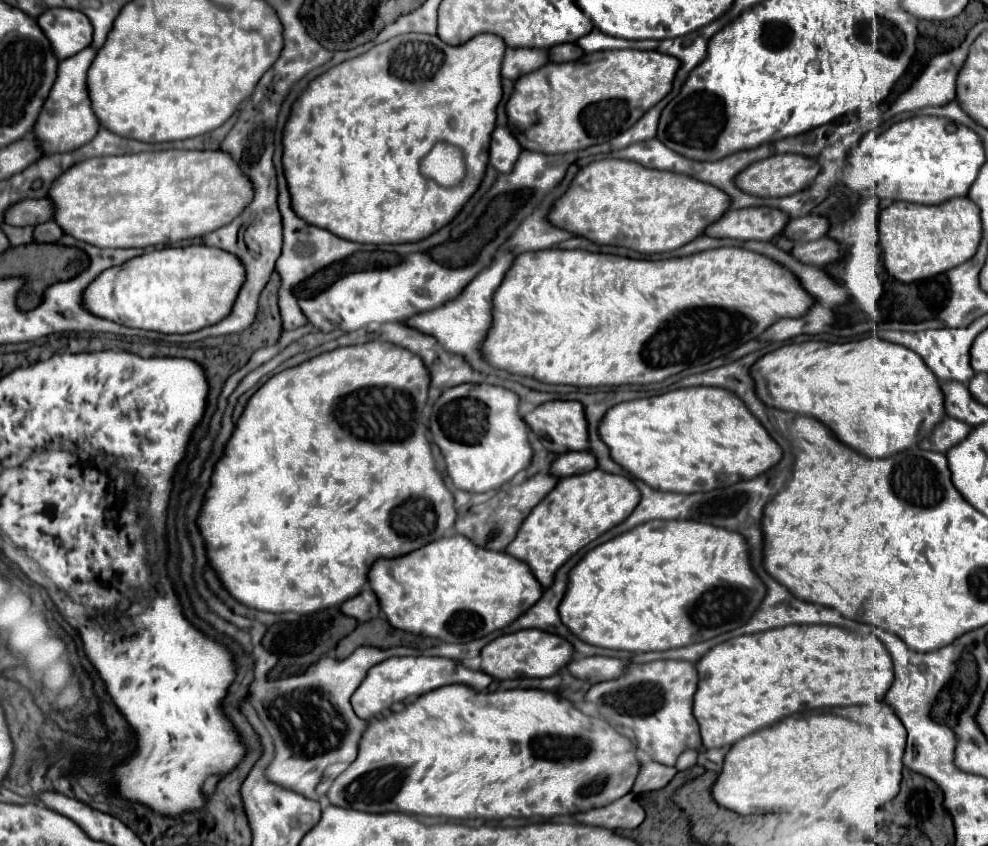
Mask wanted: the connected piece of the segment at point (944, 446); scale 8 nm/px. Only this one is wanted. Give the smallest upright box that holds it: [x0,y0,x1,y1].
[918,418,970,454]

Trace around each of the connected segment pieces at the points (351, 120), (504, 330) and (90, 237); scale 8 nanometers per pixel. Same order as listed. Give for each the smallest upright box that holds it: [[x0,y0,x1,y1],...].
[[282,32,506,244],[480,248,812,386],[48,150,252,248]]

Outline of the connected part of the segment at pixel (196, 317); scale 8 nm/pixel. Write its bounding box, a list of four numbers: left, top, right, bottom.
[82,246,244,334]

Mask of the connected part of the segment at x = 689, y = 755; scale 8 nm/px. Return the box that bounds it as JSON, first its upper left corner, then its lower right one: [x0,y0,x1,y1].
[678,750,700,770]

